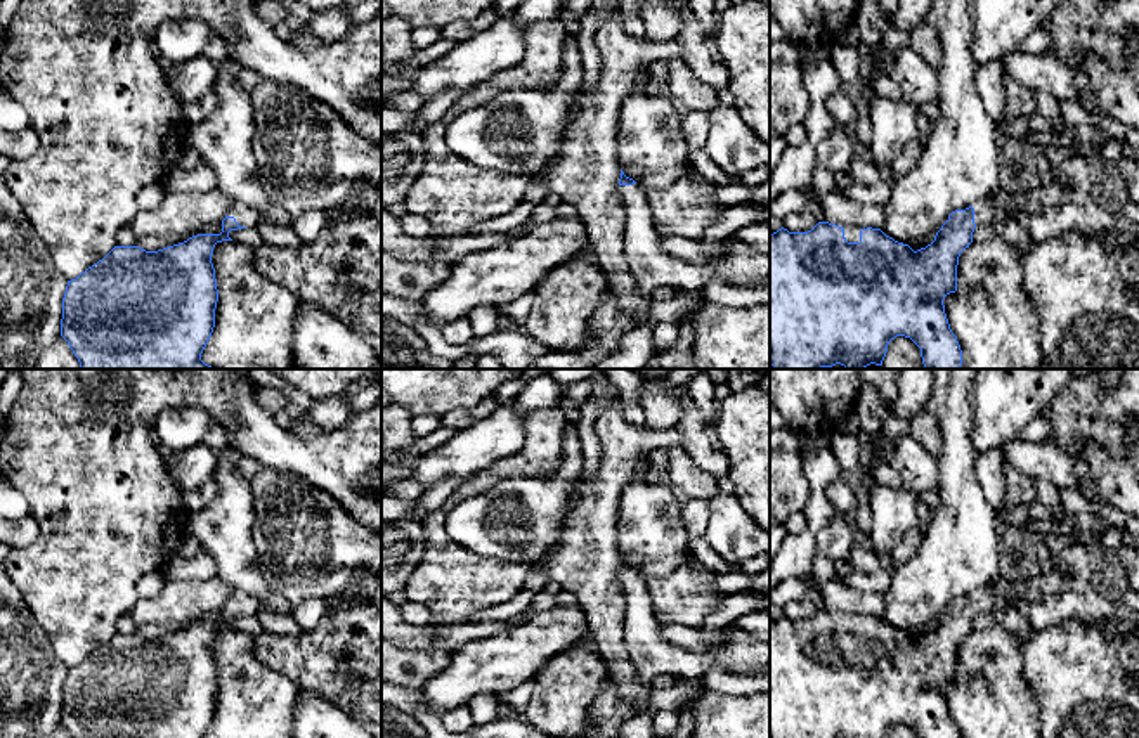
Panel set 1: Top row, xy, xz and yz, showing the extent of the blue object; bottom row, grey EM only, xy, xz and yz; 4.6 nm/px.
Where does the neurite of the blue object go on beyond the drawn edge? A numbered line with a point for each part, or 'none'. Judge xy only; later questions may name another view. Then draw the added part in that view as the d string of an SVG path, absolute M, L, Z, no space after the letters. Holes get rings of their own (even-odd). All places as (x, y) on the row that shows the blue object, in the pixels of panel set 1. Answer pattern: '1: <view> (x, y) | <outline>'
1: xy (247, 217) | M232 203L231 210L227 211L227 217L234 217L236 222L246 229L253 229L260 222L260 215L255 210L239 203Z

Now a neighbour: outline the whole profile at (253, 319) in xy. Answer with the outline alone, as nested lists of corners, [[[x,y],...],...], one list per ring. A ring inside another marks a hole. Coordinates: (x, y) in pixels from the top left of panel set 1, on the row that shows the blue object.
[[[217,243],[212,263],[218,301],[201,360],[213,369],[298,369],[291,341],[300,300],[257,270],[246,244]]]

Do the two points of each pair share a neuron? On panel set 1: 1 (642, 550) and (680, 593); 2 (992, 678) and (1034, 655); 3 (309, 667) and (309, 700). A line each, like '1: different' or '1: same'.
1: different
2: different
3: different

